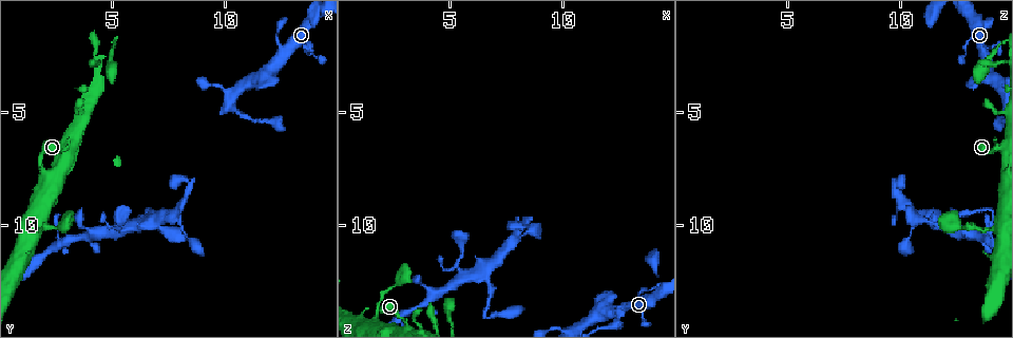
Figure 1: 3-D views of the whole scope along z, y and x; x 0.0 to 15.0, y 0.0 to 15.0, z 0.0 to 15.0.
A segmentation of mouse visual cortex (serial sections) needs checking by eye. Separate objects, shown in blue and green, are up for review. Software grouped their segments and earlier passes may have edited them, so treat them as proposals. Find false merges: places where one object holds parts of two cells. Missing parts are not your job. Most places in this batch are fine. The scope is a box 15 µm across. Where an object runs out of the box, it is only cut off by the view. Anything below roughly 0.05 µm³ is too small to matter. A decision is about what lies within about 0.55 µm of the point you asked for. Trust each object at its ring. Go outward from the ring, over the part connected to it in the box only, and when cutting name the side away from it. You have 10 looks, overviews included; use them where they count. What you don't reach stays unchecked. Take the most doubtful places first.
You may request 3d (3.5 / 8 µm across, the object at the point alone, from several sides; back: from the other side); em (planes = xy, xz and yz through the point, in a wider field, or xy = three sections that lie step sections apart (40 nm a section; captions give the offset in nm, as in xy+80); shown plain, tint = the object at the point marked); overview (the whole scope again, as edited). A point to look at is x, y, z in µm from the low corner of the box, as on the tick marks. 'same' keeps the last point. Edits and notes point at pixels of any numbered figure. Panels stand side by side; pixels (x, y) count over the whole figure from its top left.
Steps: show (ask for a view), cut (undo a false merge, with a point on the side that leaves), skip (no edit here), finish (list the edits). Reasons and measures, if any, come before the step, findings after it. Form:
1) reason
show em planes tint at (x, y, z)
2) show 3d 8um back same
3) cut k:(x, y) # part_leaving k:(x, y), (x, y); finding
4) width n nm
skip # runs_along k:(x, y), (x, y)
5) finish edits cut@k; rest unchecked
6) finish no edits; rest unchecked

two arms in line, one across
show 3d 3.5um at (3.0, 6.5, 14.3)

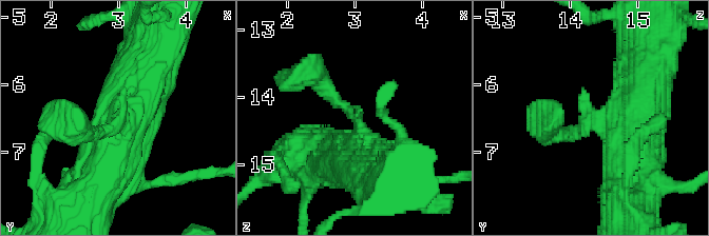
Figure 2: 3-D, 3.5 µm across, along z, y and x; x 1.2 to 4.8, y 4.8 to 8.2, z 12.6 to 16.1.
arms 3; arm_widths 250, 600, 800 nm
show em xy step 1 tint at (3.05, 6.50, 14.35)

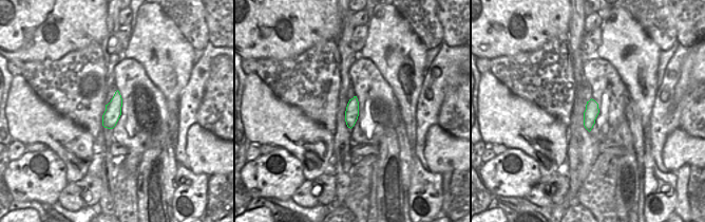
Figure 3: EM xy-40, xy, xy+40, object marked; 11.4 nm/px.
skip # runs_along 2:(312, 75), (358, 120), (347, 163); continuous, no second cell

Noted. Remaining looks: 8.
a narrow waist
show 3d 3.5um at (12.4, 1.5, 13.7)

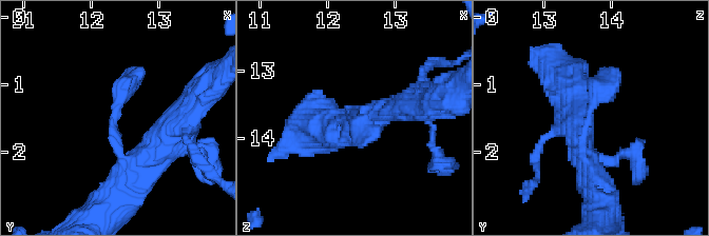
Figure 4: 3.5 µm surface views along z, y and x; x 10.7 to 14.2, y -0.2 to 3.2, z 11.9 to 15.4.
show em xy step 1 plain at (12.35, 1.45, 13.70)

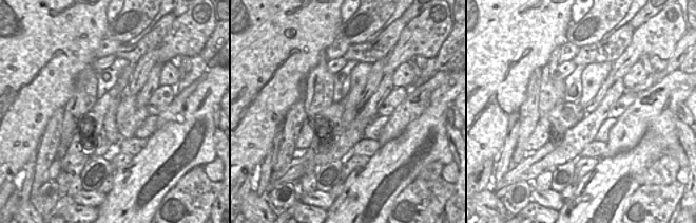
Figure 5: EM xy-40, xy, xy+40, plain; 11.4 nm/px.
show em xy step 1 tint same

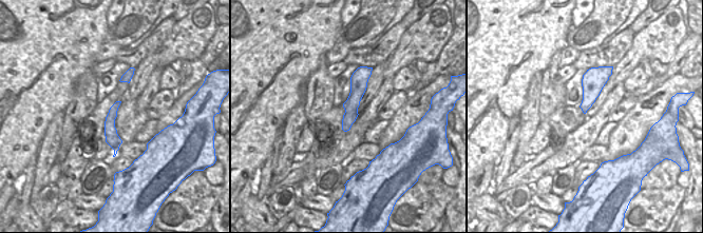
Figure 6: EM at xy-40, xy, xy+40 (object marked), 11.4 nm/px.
skip # runs_along 4:(585, 163), (588, 115), (615, 70); continuous, no second cell

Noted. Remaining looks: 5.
show 3d 8um at (1.7, 10.1, 14.4)

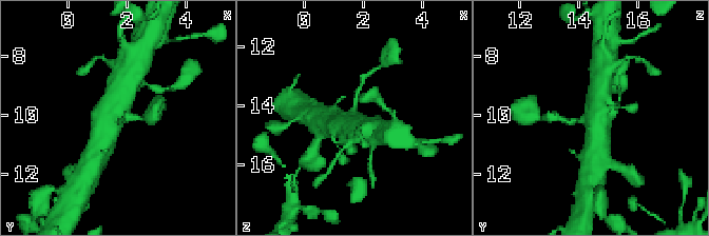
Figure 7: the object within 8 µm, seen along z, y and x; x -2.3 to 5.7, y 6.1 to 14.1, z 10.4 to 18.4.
show 3d 3.5um at (1.7, 10.2, 14.3)

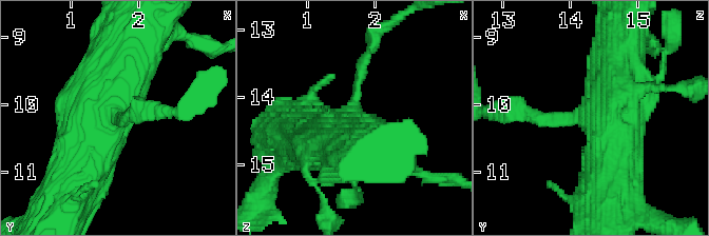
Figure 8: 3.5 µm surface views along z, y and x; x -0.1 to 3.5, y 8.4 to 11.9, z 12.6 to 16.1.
now the EM
show em xy step 3 tint at (1.65, 10.15, 14.35)

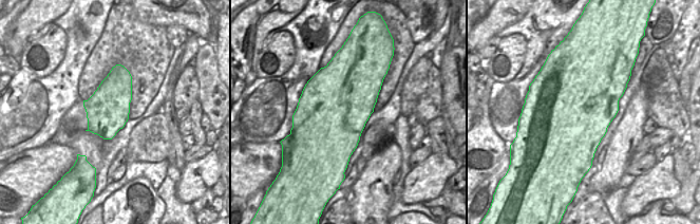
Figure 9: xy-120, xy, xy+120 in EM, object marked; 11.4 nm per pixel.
skip # runs_along 8:(128, 40), (79, 146), (79, 166); continuous, no second cell

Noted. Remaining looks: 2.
abrupt turn
show 3d 8um back at (2.8, 10.0, 12.5)

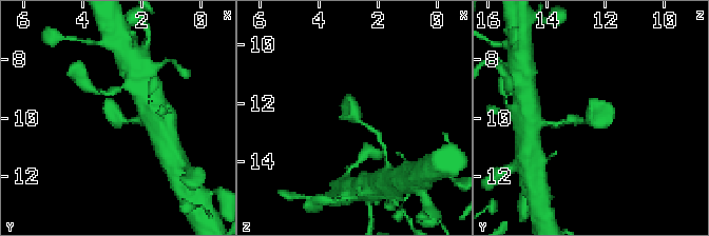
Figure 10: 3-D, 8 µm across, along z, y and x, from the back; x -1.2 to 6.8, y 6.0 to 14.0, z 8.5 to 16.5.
show em xy step 1 tint at (2.9, 10.0, 12.4)

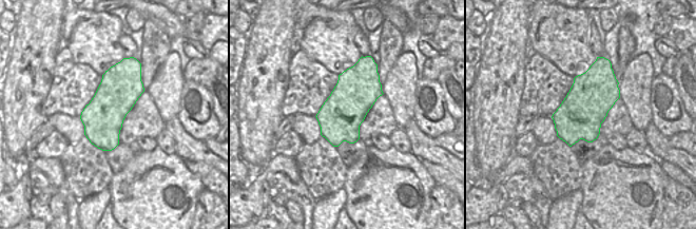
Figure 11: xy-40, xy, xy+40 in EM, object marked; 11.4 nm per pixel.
skip # runs_along 10:(377, 133), (348, 114), (345, 96); one cell here

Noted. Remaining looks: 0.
finish no edits; rest unchecked

